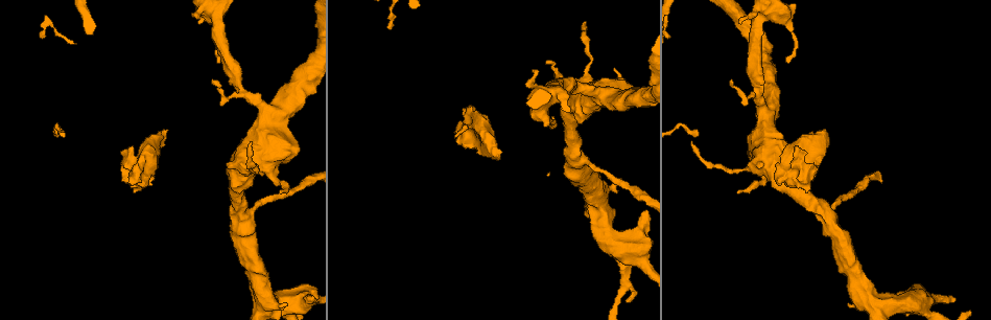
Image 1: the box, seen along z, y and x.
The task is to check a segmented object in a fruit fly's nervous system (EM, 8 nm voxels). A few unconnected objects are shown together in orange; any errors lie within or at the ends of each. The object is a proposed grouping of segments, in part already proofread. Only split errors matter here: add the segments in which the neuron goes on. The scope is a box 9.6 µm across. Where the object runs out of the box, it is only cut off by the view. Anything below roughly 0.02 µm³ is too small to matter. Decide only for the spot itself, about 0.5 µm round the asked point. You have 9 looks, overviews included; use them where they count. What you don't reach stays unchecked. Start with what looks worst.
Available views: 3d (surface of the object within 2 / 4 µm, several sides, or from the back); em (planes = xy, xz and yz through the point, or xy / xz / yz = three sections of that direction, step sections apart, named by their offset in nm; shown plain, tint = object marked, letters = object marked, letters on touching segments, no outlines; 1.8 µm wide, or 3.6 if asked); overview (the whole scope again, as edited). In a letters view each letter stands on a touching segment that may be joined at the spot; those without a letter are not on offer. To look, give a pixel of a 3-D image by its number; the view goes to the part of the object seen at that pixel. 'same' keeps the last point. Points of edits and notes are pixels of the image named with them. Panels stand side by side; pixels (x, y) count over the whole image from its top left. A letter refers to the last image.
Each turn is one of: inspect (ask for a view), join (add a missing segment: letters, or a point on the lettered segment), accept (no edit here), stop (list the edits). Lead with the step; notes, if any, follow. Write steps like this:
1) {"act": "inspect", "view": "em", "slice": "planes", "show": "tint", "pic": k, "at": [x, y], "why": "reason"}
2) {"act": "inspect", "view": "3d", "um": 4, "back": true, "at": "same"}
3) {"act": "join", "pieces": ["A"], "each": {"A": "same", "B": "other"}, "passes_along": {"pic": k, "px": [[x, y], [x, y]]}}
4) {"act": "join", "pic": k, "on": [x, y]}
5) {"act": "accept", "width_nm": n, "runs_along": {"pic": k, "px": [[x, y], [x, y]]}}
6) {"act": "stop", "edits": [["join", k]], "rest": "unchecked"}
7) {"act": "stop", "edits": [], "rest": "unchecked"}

{"act": "inspect", "view": "em", "um": 3.6, "slice": "planes", "show": "letters", "pic": 1, "at": [502, 152], "why": "an open end"}

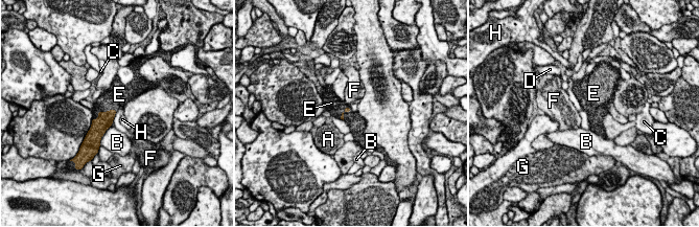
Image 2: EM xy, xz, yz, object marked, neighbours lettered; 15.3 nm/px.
{"act": "join", "pieces": ["E"], "each": {"A": "other", "B": "other", "C": "other", "D": "other", "E": "same", "F": "other", "G": "other", "H": "other"}, "passes_along": {"pic": 2, "px": [[98, 127], [102, 112], [113, 99]]}, "found": "it goes on there"}

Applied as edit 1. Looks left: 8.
{"act": "inspect", "view": "em", "slice": "yz", "step": 4, "show": "tint", "pic": 1, "at": [739, 191], "why": "branch stops here"}

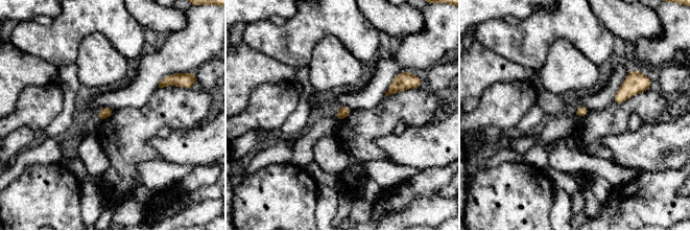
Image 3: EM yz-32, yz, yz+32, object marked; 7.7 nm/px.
{"act": "inspect", "view": "em", "slice": "planes", "show": "letters", "at": "same"}

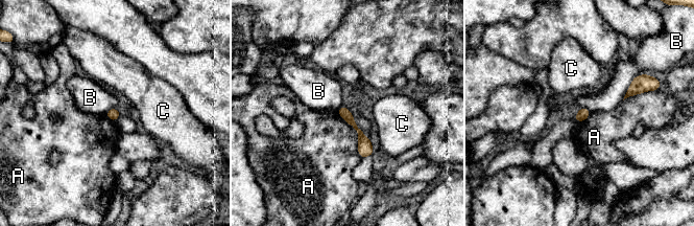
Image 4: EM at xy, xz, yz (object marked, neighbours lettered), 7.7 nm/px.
{"act": "accept", "each": {"A": "other", "B": "other", "C": "other"}, "border": {"pic": 4, "px": [[337, 112], [356, 131], [361, 157]]}, "found": "no lettered segment goes on from it"}

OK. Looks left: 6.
{"act": "inspect", "view": "3d", "um": 4, "back": true, "pic": 1, "at": [915, 307], "why": "branch point"}

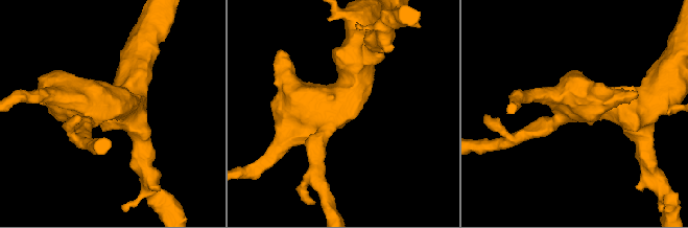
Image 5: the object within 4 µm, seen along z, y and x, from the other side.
{"act": "inspect", "view": "em", "slice": "yz", "step": 16, "show": "tint", "pic": 5, "at": [339, 114], "why": "now the EM"}

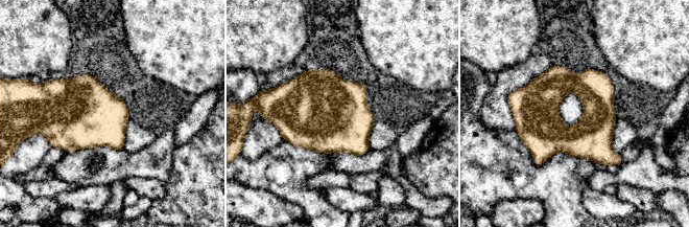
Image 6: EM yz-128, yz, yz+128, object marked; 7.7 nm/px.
{"act": "inspect", "view": "em", "slice": "planes", "show": "letters", "at": "same"}

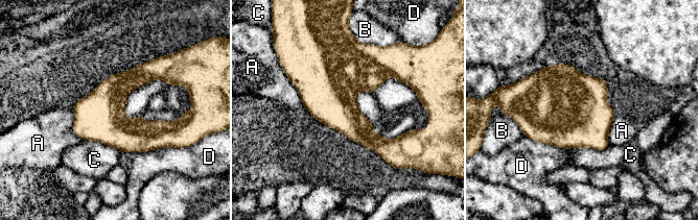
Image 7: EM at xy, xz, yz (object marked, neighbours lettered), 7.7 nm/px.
{"act": "accept", "width_nm": 380, "each": {"A": "other", "B": "other", "C": "other", "D": "other"}, "border": {"pic": 7, "px": [[284, 73], [297, 91], [304, 106]]}, "found": "no lettered segment goes on from it"}

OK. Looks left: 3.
{"act": "inspect", "view": "3d", "um": 4, "back": true, "pic": 1, "at": [585, 22]}

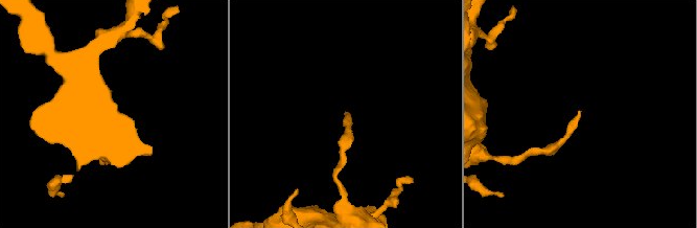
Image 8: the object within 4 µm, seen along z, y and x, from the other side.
{"act": "inspect", "view": "em", "slice": "xy", "step": 8, "show": "letters", "pic": 8, "at": [580, 112], "why": "need the tissue"}

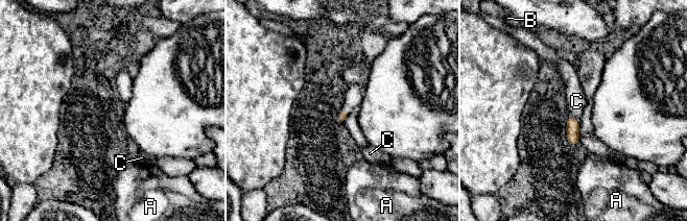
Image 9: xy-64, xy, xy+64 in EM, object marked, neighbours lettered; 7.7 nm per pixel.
{"act": "accept", "each": {"A": "other", "B": "other", "C": "other"}, "border": {"pic": 9, "px": [[569, 116], [572, 116], [579, 123]]}, "found": "no lettered segment goes on from it"}

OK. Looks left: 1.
{"act": "stop", "edits": [["join", 2]], "rest": "unchecked"}

